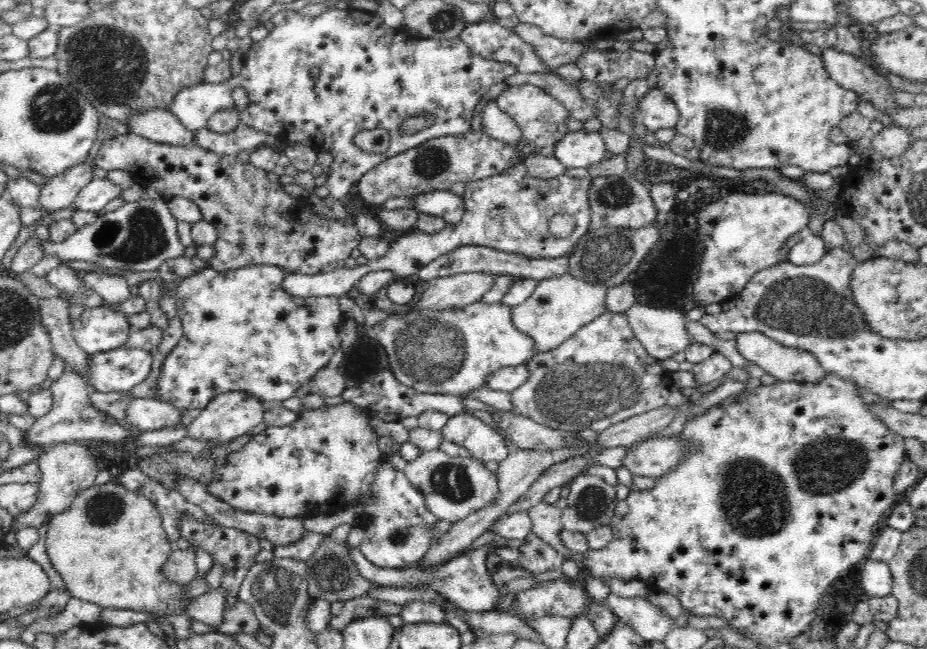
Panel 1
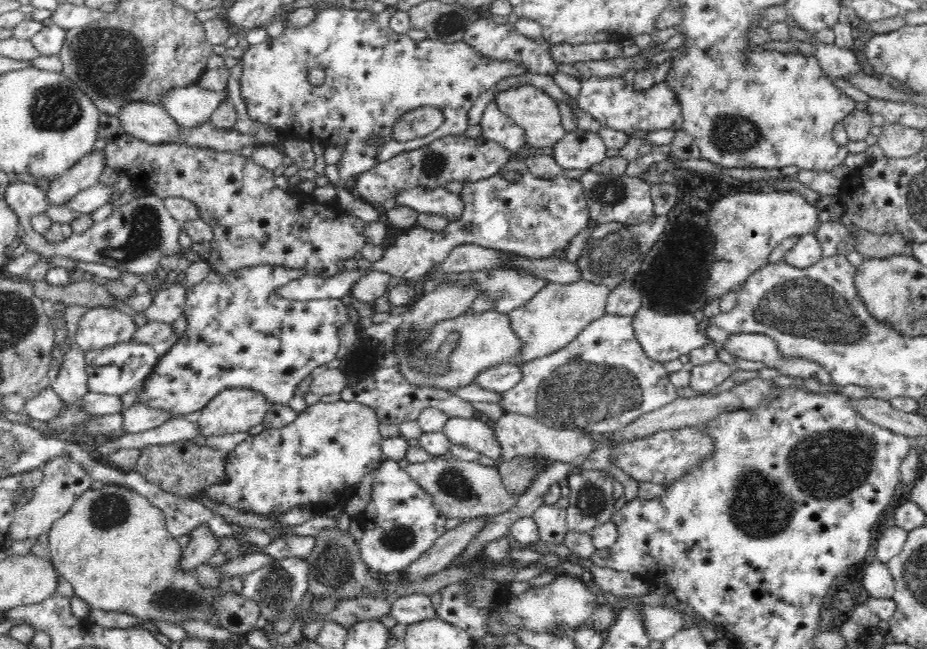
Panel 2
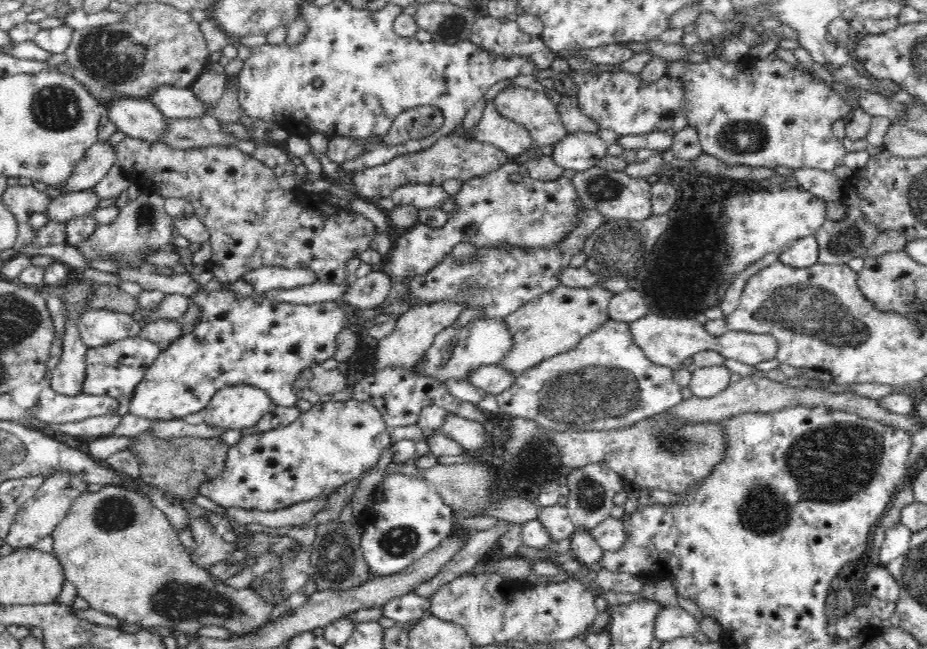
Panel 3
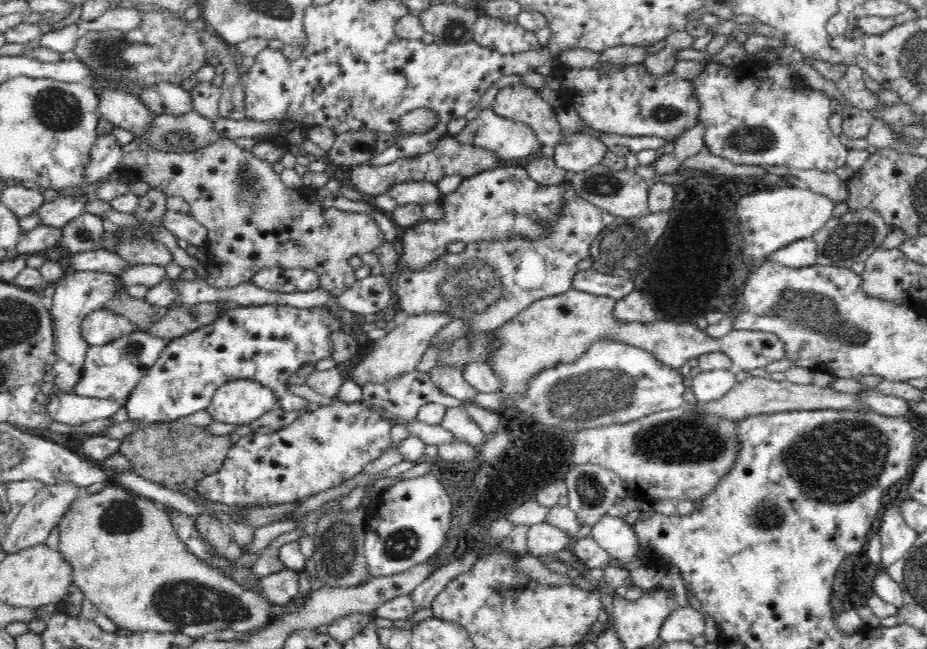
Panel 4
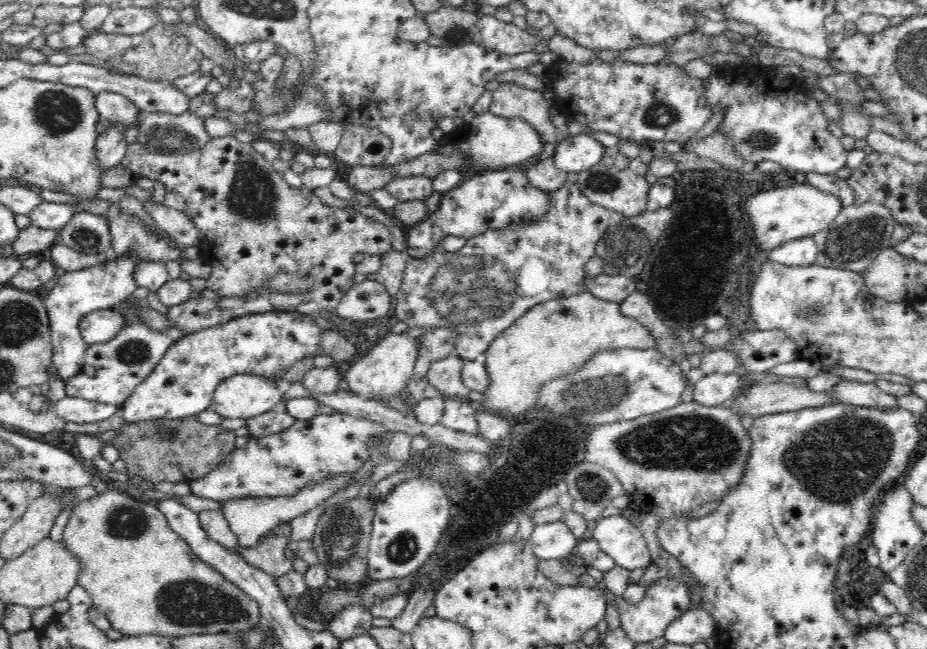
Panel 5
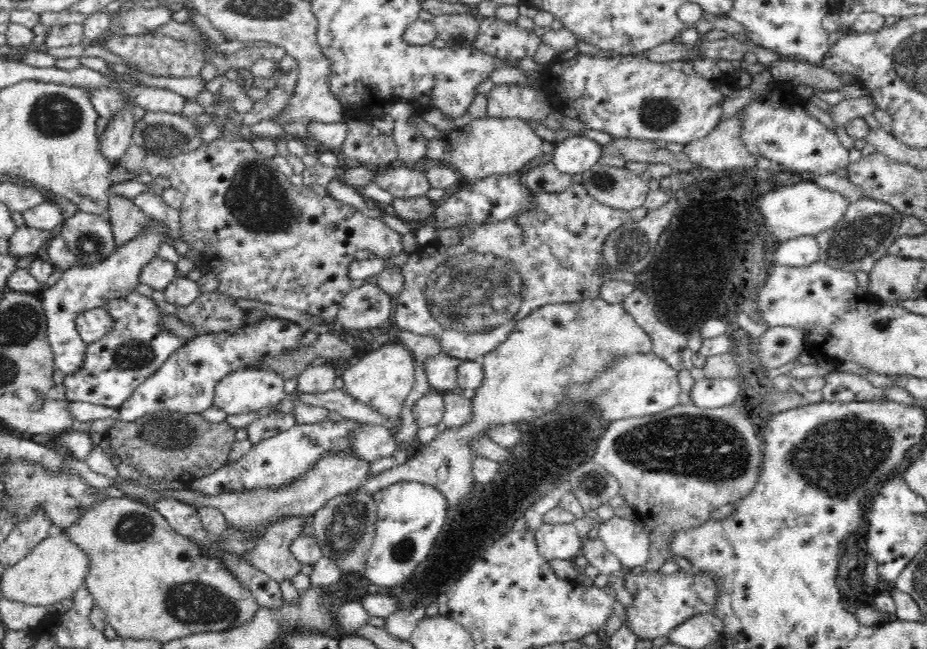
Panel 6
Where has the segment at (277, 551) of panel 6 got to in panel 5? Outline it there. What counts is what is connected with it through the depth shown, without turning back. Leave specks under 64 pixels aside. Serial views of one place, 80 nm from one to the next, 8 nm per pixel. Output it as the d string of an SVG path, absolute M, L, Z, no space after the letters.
M291 521L278 524L251 547L239 545L240 556L275 580L293 572L294 557L286 553L291 541Z

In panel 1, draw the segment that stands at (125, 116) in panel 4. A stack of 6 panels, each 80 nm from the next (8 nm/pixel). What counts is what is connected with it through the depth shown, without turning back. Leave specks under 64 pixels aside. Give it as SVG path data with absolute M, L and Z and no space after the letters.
M162 108L147 109L133 115L127 122L128 132L154 143L192 146L194 132L187 130L176 116Z

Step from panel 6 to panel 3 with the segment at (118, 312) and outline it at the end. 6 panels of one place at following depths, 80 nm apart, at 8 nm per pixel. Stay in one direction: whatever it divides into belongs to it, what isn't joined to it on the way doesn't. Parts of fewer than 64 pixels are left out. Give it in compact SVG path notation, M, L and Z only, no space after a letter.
M130 336L130 338L124 338L104 346L88 347L85 360L86 377L82 382L80 392L98 396L111 396L119 400L122 397L131 397L136 390L136 386L146 377L150 366L154 364L161 350L162 348L157 342L139 336Z

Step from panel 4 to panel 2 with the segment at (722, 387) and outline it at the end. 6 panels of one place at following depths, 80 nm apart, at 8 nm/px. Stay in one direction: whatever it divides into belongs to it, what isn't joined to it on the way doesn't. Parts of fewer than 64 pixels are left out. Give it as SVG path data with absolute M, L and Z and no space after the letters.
M720 359L706 364L694 365L689 386L699 395L705 395L726 381L733 372L733 368Z

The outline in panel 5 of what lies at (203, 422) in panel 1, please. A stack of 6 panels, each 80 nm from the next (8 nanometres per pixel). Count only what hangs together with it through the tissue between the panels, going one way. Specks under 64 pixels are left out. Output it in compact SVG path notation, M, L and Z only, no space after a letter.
M240 374L226 378L216 387L210 409L226 418L252 418L279 408L282 394L276 380Z

